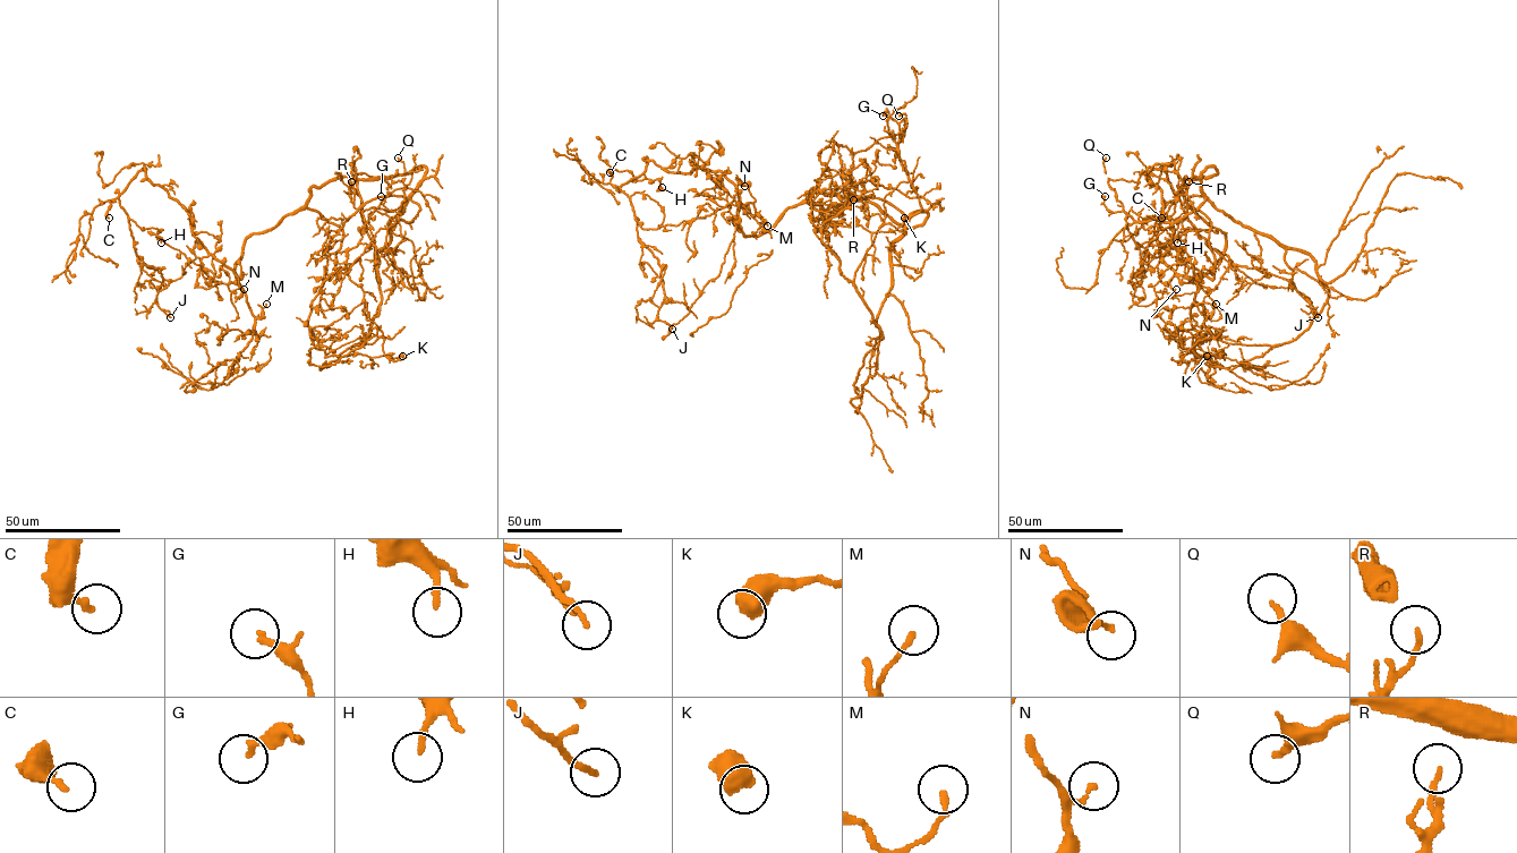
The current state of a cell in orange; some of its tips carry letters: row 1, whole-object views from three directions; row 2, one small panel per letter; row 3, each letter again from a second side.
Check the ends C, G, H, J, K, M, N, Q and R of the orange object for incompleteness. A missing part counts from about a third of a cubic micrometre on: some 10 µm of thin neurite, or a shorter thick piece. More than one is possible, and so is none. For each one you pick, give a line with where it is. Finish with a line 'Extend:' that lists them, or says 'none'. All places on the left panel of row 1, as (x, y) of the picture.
Q: at (398, 158)
Extend: Q

